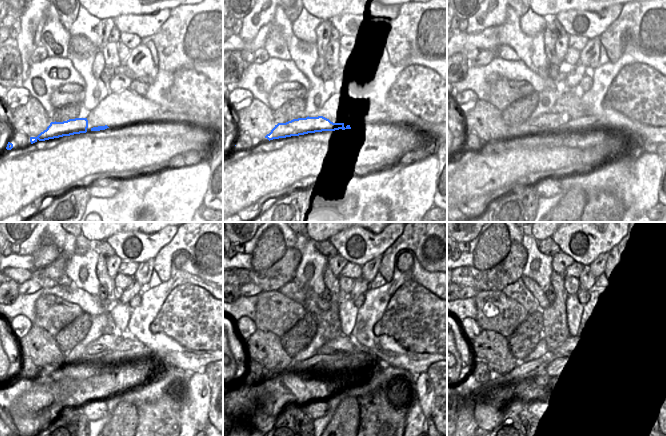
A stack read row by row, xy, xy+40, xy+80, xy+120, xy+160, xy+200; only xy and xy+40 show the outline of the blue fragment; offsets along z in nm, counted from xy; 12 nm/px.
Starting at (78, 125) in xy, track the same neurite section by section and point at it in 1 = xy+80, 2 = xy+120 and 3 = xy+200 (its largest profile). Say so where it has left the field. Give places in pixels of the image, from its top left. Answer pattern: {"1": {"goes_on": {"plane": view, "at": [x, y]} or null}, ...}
{"1": {"goes_on": {"plane": "xy+80", "at": [551, 120]}}, "2": {"goes_on": {"plane": "xy+120", "at": [115, 342]}}, "3": {"goes_on": {"plane": "xy+200", "at": [572, 347]}}}

